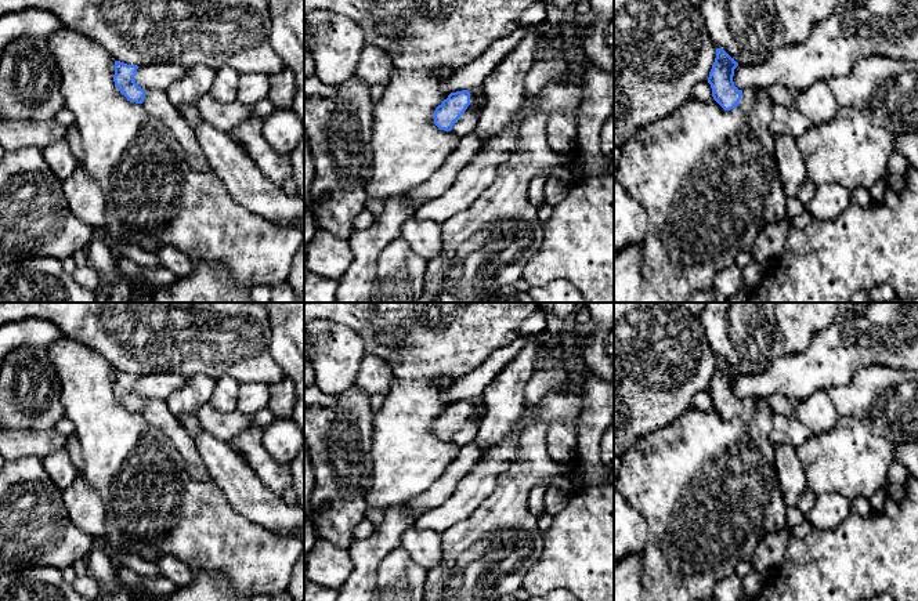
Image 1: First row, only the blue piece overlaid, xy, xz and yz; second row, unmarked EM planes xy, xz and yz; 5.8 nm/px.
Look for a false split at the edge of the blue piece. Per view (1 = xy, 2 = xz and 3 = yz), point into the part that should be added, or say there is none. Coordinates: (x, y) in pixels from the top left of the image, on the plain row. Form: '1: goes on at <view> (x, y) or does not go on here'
1: goes on at xy (156, 412)
2: goes on at xz (467, 431)
3: goes on at yz (748, 408)

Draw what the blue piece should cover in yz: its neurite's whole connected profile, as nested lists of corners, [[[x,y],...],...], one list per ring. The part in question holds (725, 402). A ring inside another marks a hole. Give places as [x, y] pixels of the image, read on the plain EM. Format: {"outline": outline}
{"outline": [[[716,358],[716,368],[708,387],[712,406],[724,420],[738,416],[751,421],[756,412],[756,399],[738,399],[734,395],[733,385],[737,376],[738,373],[723,358]]]}

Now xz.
{"outline": [[[483,399],[451,402],[434,420],[434,434],[440,439],[452,441],[459,448],[474,442],[478,426],[485,416]]]}

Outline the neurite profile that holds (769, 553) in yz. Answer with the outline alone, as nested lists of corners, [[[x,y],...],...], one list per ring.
[[[785,528],[767,535],[758,543],[753,555],[749,558],[755,572],[766,578],[781,565],[789,535],[791,529]]]

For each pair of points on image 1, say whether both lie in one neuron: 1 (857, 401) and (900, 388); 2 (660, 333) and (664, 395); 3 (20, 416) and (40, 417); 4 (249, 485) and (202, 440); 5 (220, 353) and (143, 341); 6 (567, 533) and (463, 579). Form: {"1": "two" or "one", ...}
{"1": "one", "2": "one", "3": "one", "4": "one", "5": "one", "6": "two"}

